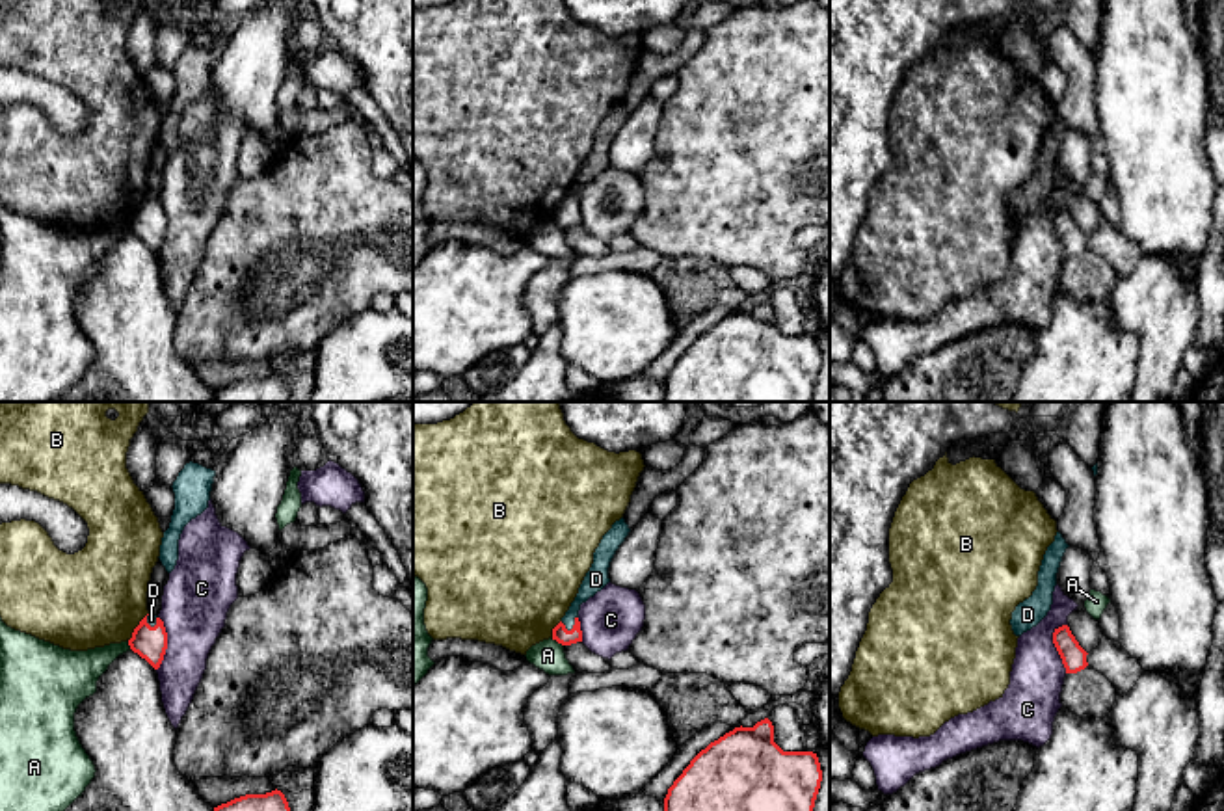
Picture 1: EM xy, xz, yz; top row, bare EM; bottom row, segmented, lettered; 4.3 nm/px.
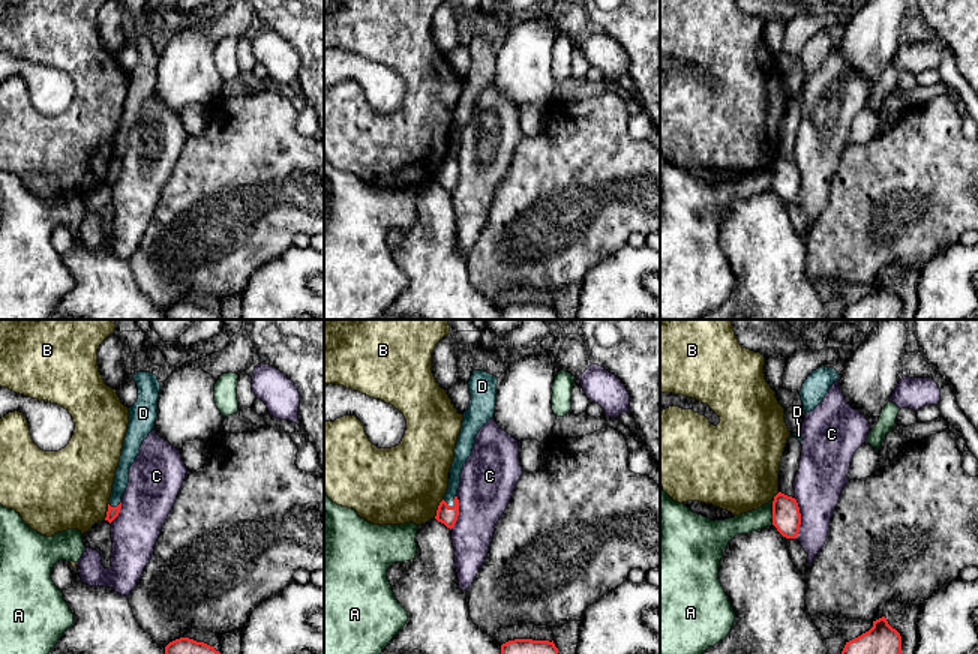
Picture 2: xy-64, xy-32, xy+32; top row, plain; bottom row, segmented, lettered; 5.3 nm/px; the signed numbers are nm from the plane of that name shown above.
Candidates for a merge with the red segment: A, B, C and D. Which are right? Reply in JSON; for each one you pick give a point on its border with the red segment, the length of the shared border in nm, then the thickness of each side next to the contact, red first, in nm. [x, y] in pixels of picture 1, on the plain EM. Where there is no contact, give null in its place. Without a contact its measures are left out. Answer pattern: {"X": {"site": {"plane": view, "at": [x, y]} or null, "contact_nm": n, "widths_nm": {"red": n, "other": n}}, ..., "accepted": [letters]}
{"D": {"site": {"plane": "xz", "at": [573, 211]}, "contact_nm": 80, "widths_nm": {"red": 70, "other": 100}}, "accepted": ["D"]}

